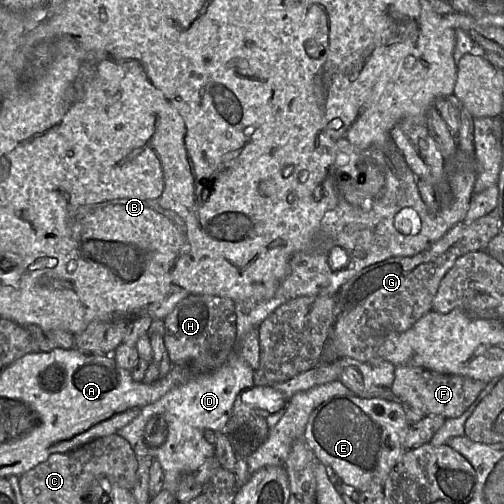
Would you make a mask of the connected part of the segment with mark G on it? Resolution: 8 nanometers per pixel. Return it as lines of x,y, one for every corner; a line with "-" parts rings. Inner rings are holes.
494,212
473,221
463,221
454,225
443,237
414,256
391,257
356,273
335,295
333,323
322,350
320,363
333,363
346,357
369,363
379,357
378,349
387,335
408,330
418,319
433,309
433,300
439,284
456,259
468,252
484,250
488,242
500,232
500,227
501,220

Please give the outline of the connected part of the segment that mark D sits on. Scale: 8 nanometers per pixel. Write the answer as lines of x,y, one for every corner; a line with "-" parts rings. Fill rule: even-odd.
237,353
218,369
196,376
186,384
171,389
153,404
145,406
127,425
117,431
131,445
136,457
149,456
158,460
164,474
163,489
175,496
183,475
193,473
209,458
216,457
214,445
204,438
205,430
223,433
236,397
242,391
254,387
255,370
-
154,415
161,415
168,425
166,441
158,447
150,447
144,441
145,426

